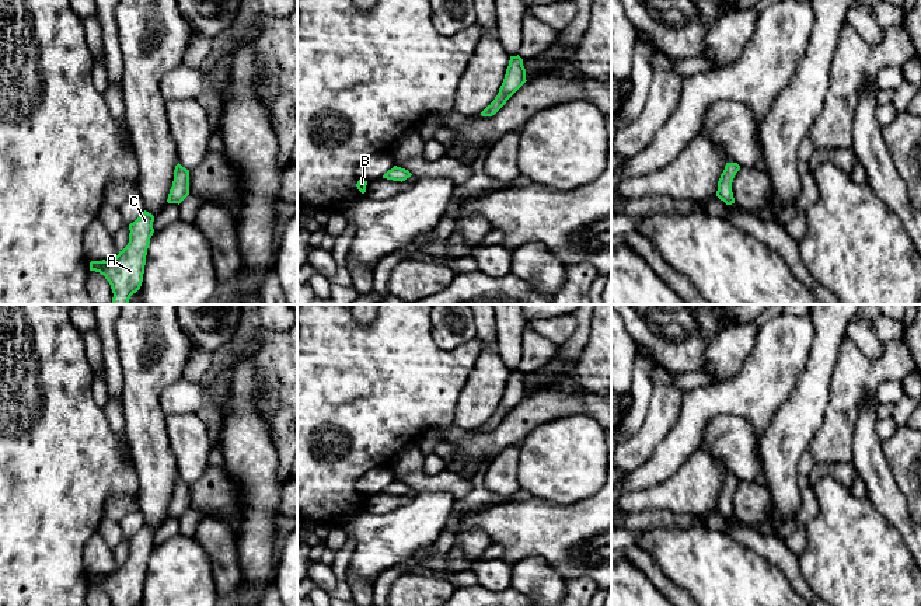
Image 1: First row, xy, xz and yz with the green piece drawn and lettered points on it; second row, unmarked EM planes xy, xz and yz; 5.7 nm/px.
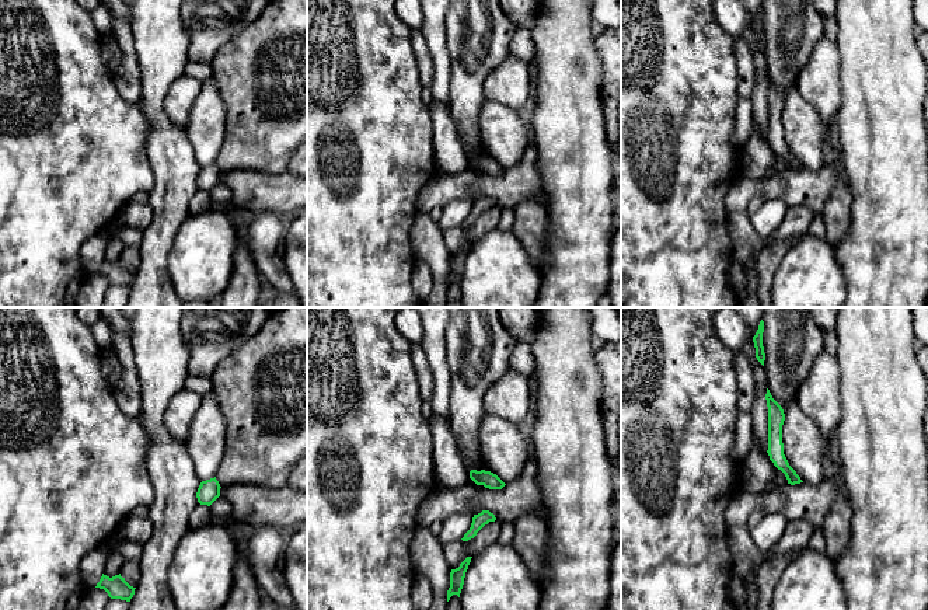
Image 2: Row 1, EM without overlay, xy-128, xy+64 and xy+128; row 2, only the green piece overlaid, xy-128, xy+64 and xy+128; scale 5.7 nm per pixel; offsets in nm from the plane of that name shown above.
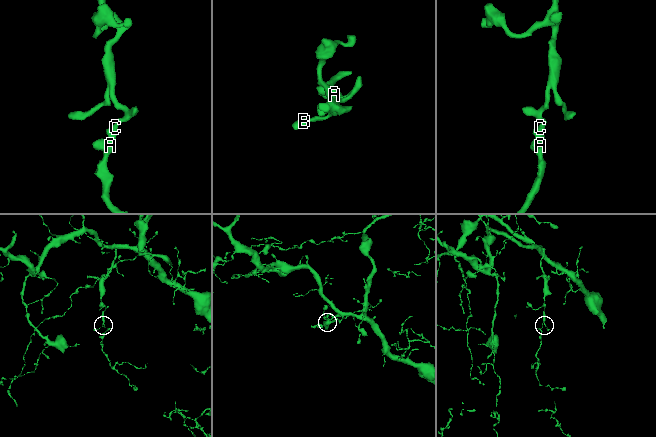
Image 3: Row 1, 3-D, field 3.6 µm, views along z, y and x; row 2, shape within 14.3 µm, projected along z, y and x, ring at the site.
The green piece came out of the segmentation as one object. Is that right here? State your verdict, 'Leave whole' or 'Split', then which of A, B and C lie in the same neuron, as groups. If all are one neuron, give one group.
Split. Groups: A C / B

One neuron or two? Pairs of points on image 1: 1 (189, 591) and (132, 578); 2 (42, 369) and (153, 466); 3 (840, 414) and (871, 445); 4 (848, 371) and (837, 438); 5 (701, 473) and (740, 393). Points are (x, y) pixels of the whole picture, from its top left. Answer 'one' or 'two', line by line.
1: two
2: two
3: two
4: one
5: two

